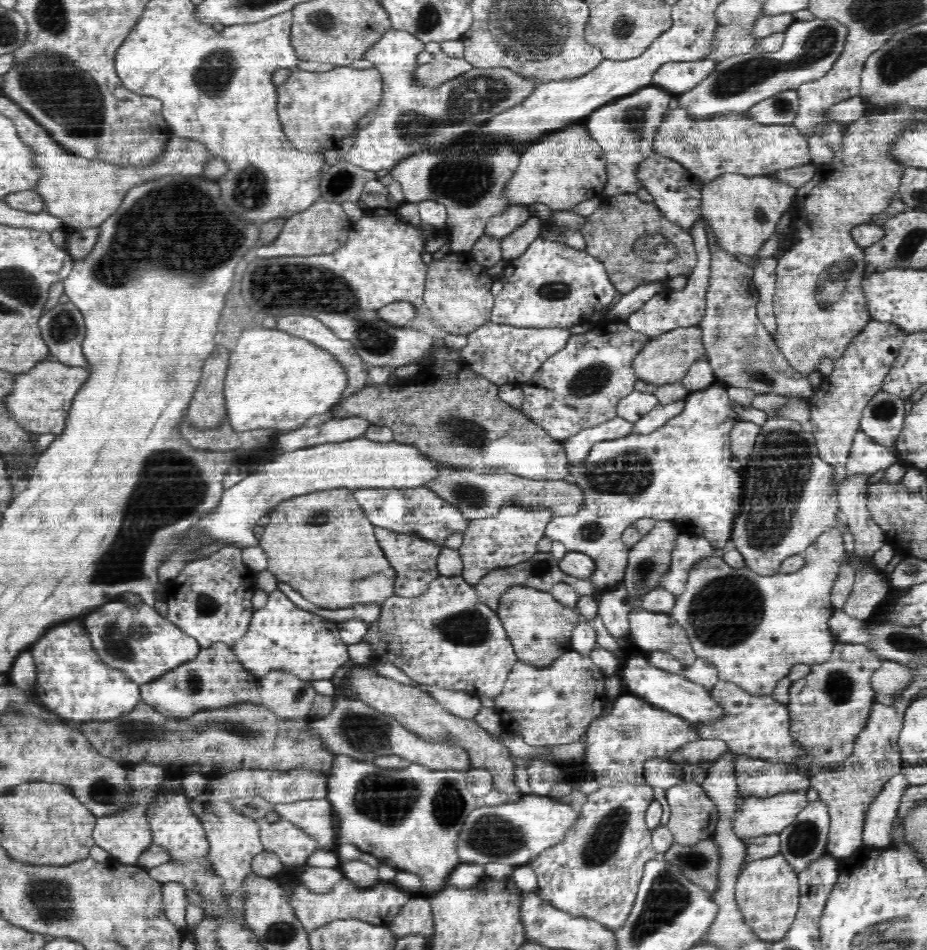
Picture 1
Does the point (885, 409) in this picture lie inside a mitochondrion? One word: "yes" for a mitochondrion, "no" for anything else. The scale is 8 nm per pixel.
yes

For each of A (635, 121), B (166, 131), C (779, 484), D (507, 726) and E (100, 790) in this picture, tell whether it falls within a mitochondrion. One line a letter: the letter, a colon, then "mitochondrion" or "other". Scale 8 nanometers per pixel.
A: mitochondrion
B: other
C: mitochondrion
D: other
E: mitochondrion

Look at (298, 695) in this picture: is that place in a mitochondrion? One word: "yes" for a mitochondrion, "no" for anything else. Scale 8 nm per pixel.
yes

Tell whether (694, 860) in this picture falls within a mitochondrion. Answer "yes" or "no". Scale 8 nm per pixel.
yes

